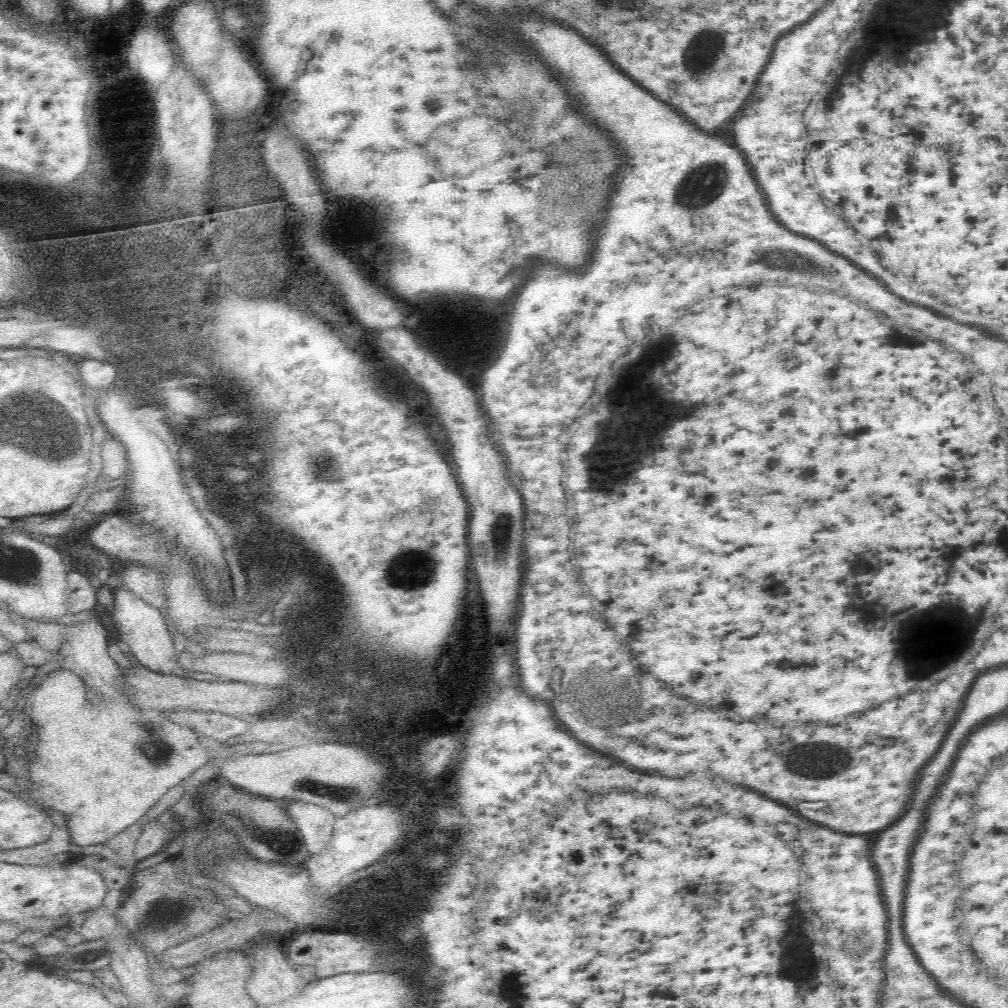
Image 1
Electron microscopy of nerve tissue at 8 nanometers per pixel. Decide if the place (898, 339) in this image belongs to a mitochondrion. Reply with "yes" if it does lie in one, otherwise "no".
no

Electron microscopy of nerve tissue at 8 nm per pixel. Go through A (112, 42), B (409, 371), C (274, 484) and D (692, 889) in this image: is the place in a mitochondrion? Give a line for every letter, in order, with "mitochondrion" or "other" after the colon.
A: other
B: mitochondrion
C: mitochondrion
D: other

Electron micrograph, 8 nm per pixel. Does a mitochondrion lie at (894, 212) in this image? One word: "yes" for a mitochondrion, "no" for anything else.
yes

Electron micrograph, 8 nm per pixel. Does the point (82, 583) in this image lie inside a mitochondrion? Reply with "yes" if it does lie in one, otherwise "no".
yes

